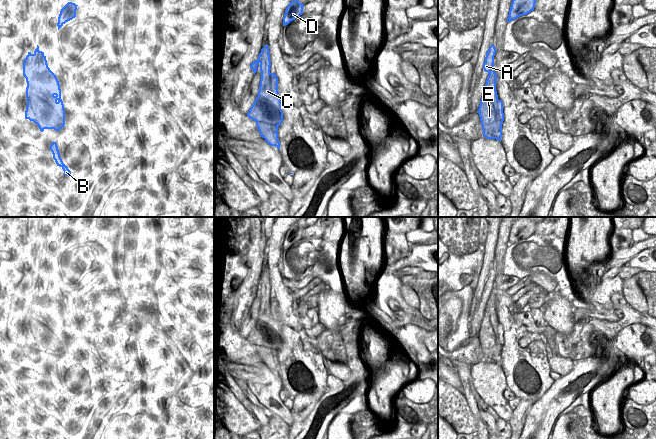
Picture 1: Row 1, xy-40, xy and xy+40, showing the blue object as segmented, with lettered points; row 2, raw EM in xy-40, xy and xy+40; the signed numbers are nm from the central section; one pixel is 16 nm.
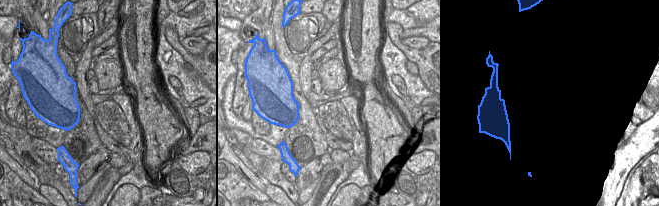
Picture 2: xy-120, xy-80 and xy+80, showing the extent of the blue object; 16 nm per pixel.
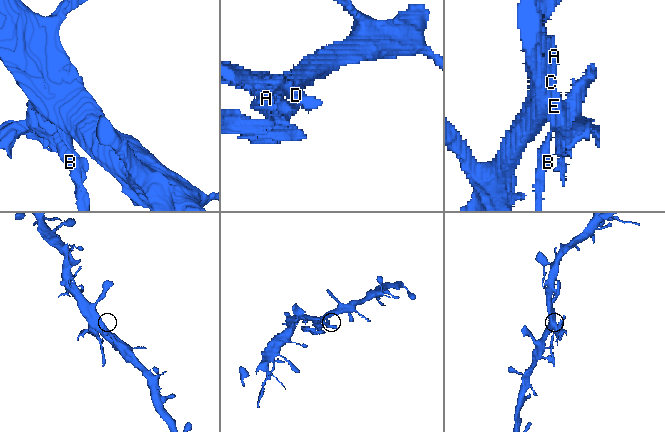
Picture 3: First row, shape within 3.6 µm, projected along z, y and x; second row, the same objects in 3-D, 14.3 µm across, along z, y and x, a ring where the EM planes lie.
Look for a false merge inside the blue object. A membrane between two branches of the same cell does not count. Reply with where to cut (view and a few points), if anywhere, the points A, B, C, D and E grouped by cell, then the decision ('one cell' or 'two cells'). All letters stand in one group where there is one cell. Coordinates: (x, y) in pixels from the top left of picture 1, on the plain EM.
no cut; A B C D E; one cell

